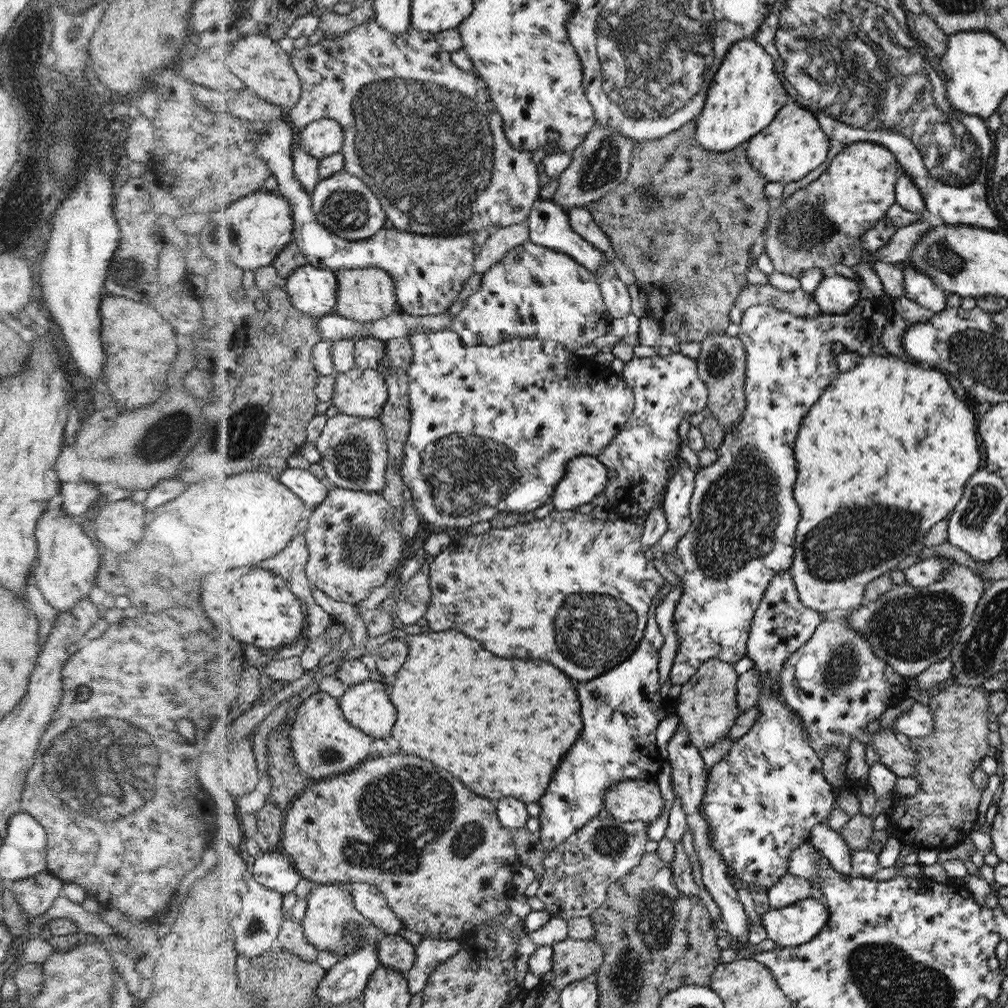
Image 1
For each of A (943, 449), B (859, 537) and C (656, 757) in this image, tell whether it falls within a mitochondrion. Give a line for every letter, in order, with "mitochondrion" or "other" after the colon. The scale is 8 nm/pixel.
A: other
B: mitochondrion
C: other

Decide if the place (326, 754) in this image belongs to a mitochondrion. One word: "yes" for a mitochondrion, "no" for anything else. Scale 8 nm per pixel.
yes

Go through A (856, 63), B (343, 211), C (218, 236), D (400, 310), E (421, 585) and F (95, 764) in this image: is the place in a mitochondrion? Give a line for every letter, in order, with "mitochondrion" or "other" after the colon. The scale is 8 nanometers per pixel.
A: mitochondrion
B: mitochondrion
C: mitochondrion
D: other
E: other
F: mitochondrion

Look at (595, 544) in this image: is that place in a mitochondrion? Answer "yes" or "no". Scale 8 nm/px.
no

